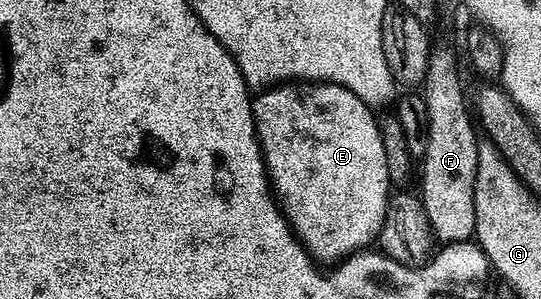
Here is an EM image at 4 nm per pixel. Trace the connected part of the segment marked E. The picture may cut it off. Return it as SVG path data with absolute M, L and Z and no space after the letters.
M285 82L277 84L267 90L261 91L252 101L252 117L256 123L256 137L260 143L260 152L264 156L264 169L268 172L268 183L272 189L272 194L280 211L284 213L288 227L293 236L299 240L301 247L308 252L313 261L332 260L339 262L361 250L367 249L368 244L379 237L382 230L382 222L386 218L388 201L390 199L390 181L388 171L386 170L386 150L382 150L382 138L384 135L380 132L377 113L368 107L358 94L350 94L337 84L317 84L315 82Z

